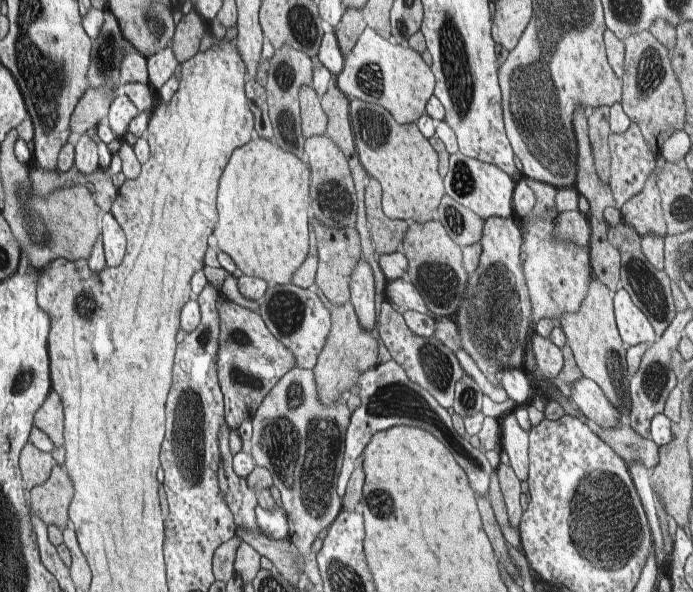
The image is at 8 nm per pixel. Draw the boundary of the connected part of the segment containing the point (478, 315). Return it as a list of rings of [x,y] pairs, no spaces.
[[[491,217],[483,222],[481,237],[481,256],[474,273],[467,278],[467,286],[461,304],[454,314],[461,348],[474,359],[476,365],[492,385],[501,385],[501,374],[506,370],[518,369],[524,362],[526,338],[530,328],[530,300],[528,290],[522,274],[522,260],[520,260],[520,230],[511,218]]]

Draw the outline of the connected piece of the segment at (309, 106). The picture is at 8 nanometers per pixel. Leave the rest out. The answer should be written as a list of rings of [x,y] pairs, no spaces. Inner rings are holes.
[[[302,86],[298,98],[302,135],[305,139],[315,135],[325,135],[328,118],[321,108],[319,95],[310,86]]]

